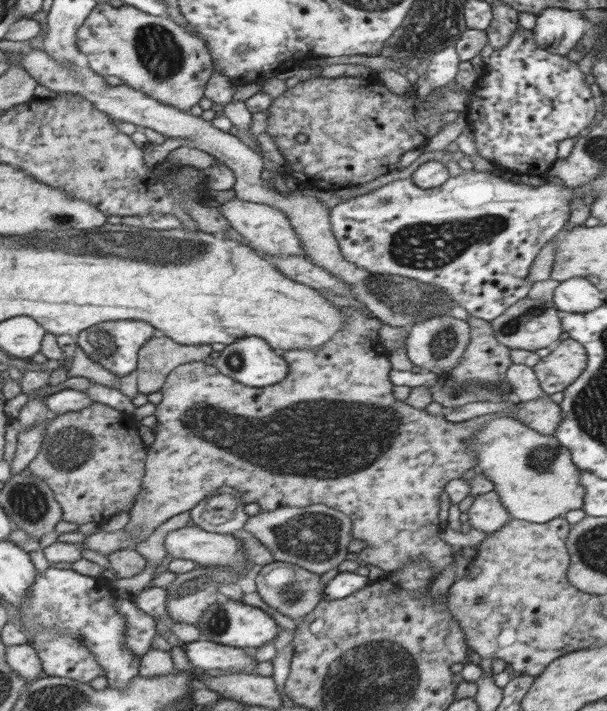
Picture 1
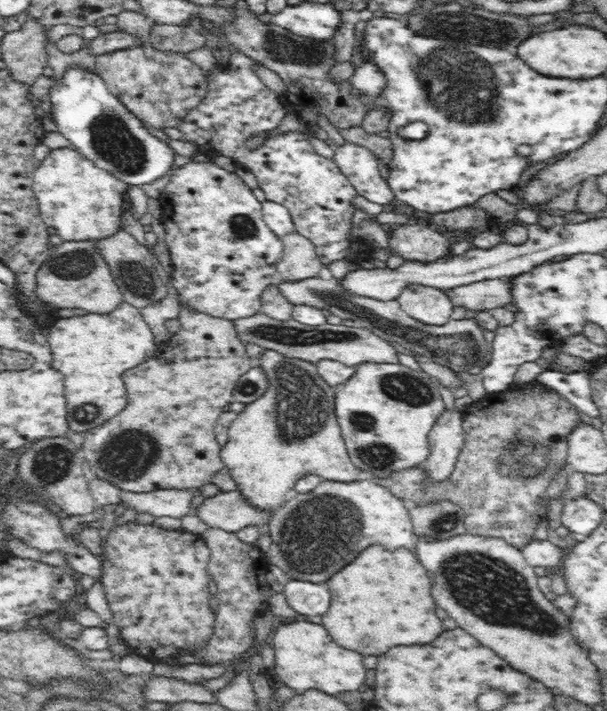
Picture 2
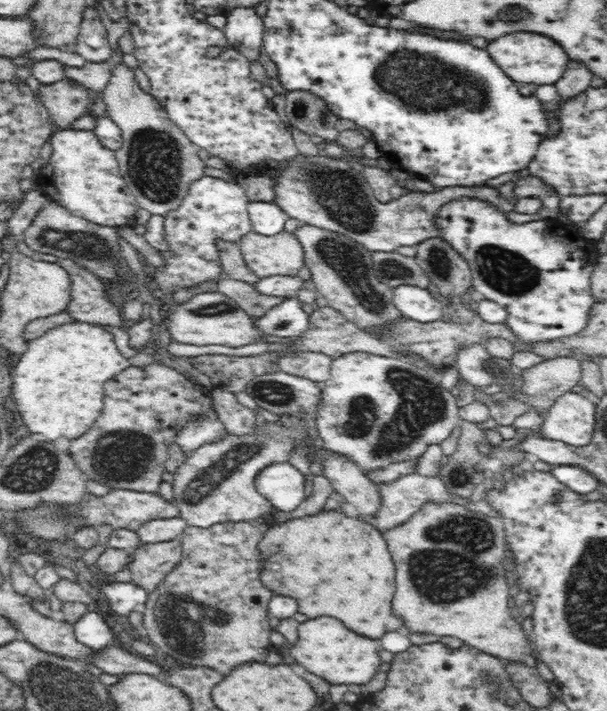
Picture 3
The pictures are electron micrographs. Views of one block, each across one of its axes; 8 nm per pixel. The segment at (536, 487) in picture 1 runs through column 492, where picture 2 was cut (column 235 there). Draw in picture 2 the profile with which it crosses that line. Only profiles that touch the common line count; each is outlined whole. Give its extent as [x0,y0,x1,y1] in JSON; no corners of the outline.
[219,350,361,513]

